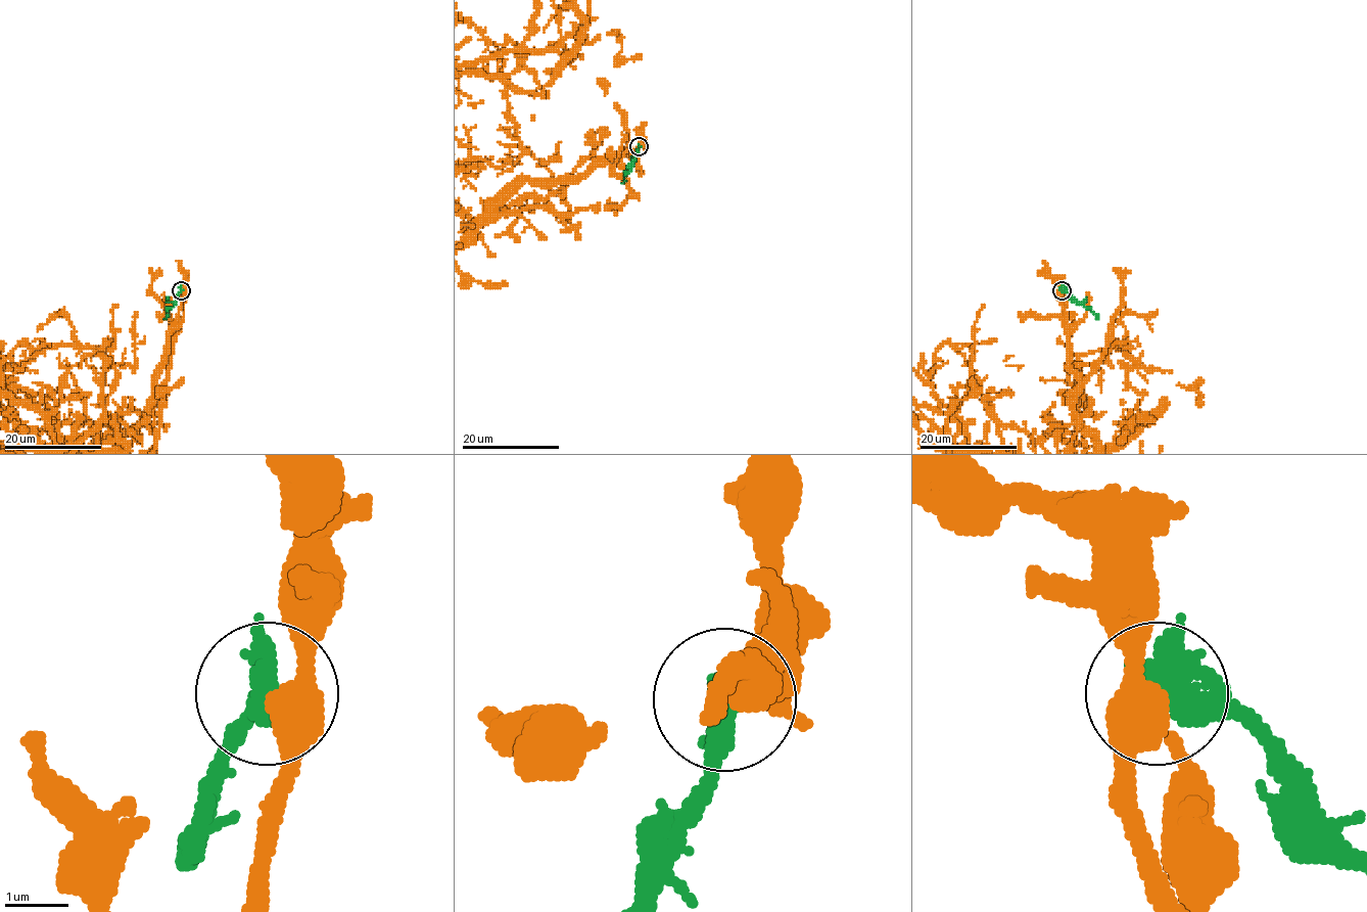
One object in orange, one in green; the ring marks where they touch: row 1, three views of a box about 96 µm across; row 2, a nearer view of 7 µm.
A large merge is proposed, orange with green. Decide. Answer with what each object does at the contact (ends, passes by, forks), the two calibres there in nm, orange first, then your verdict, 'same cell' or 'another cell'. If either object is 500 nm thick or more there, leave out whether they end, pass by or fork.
440/600 nm | another cell

